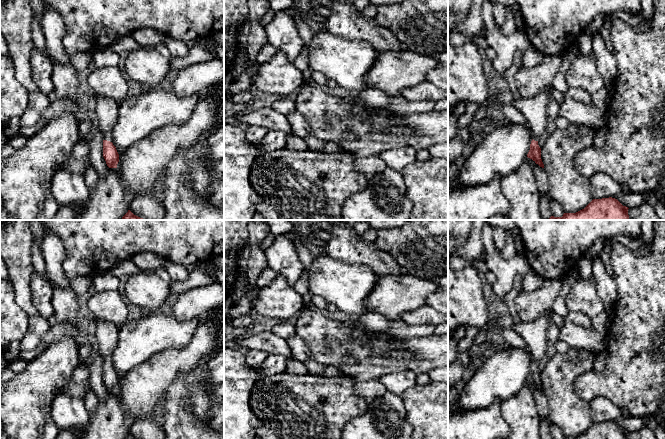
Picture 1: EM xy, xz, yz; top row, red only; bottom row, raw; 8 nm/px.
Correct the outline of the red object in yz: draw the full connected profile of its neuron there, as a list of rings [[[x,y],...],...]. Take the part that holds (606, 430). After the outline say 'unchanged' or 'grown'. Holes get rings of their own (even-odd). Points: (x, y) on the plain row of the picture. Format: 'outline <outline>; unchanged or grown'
outline [[[609,421],[593,423],[584,433],[576,437],[564,437],[563,439],[628,439],[628,433],[617,423]]]; unchanged

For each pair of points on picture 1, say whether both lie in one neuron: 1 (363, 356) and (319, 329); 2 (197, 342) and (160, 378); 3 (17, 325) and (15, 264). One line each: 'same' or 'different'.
1: same
2: same
3: different

